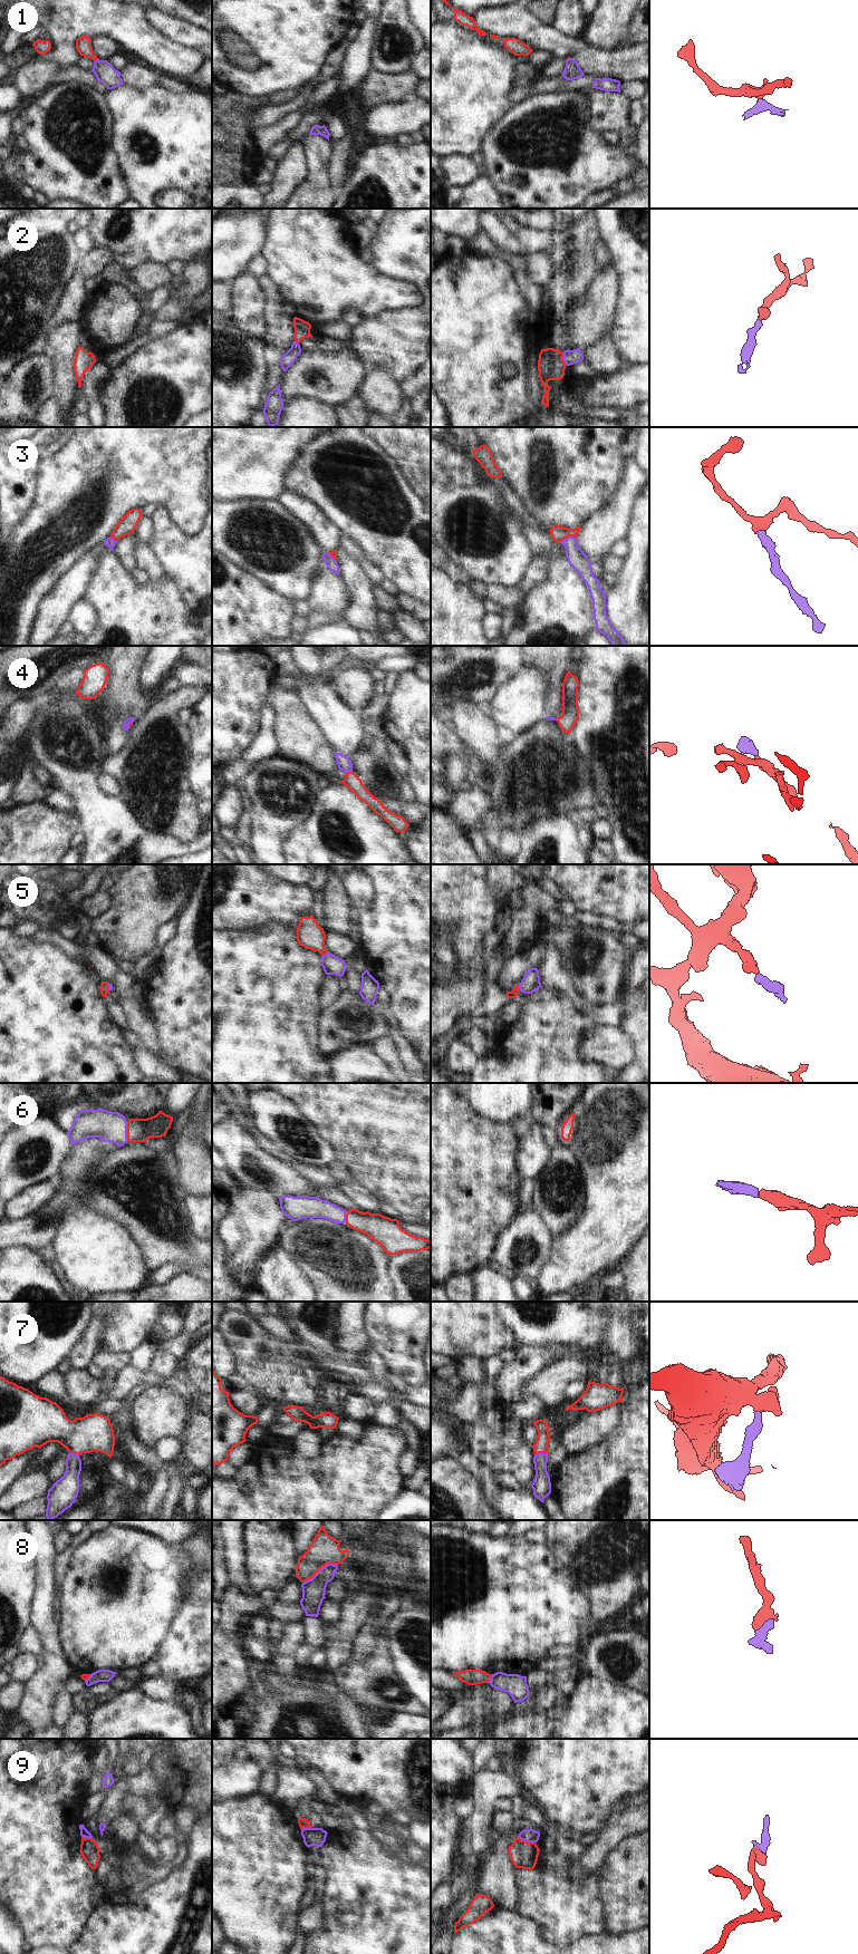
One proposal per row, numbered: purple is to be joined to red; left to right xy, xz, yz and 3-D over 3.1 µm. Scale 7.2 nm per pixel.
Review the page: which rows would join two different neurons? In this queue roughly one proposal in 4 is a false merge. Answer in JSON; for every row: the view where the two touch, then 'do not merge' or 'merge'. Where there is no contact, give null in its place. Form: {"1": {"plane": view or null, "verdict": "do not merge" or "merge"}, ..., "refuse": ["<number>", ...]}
{"1": {"plane": "xy", "verdict": "merge"}, "2": {"plane": "yz", "verdict": "merge"}, "3": {"plane": "yz", "verdict": "merge"}, "4": {"plane": "xz", "verdict": "merge"}, "5": {"plane": "yz", "verdict": "merge"}, "6": {"plane": "xy", "verdict": "merge"}, "7": {"plane": "yz", "verdict": "merge"}, "8": {"plane": "xz", "verdict": "do not merge"}, "9": {"plane": "yz", "verdict": "do not merge"}, "refuse": ["8", "9"]}

